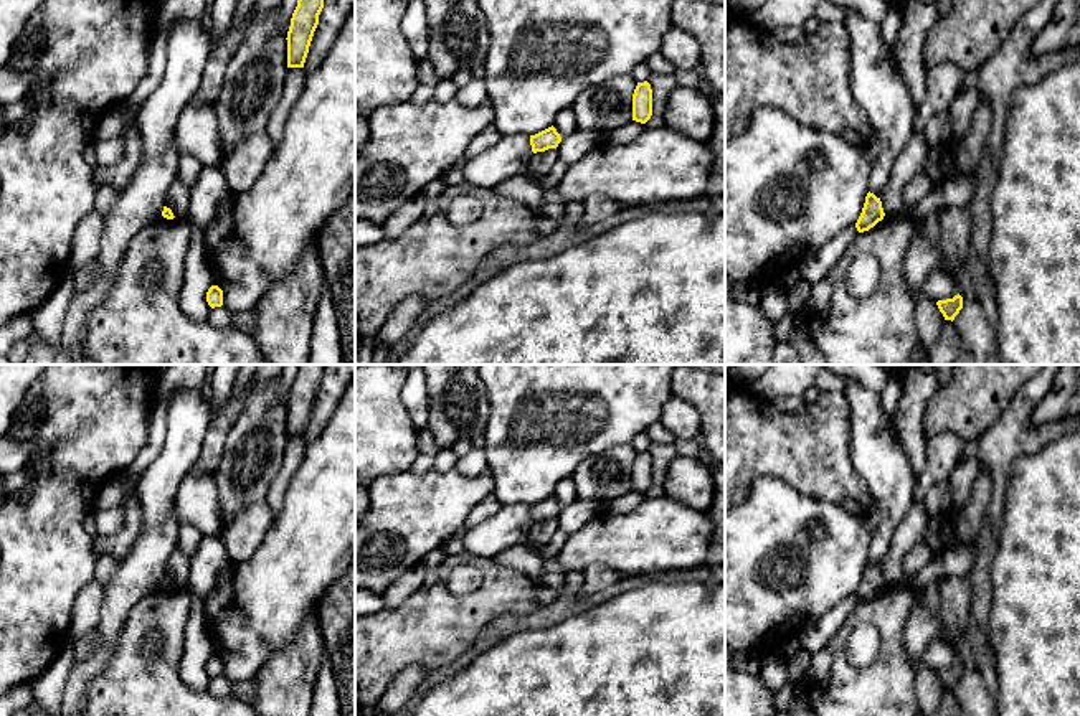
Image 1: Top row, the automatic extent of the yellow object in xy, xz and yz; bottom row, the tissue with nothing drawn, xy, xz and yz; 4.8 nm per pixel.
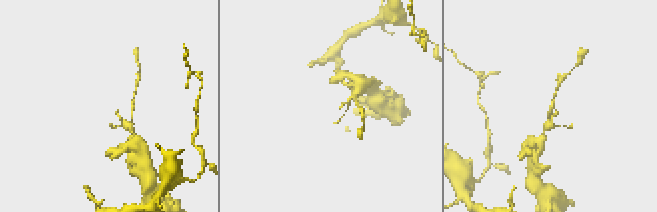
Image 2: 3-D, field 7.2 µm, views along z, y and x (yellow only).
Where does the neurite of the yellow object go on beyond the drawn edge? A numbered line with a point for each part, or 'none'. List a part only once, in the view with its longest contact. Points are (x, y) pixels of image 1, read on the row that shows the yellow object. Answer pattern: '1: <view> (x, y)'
none

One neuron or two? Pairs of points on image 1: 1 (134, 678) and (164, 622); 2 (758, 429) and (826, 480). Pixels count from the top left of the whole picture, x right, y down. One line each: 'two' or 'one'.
1: one
2: one

